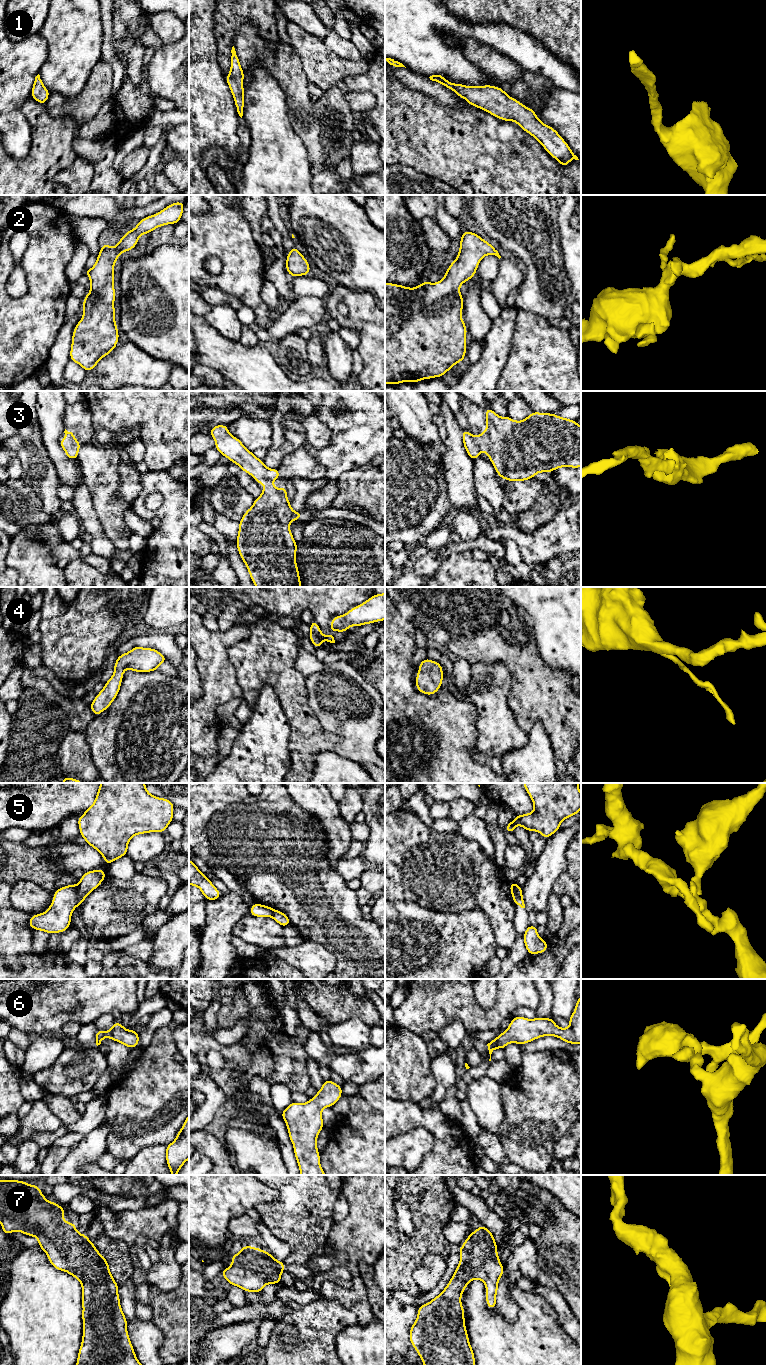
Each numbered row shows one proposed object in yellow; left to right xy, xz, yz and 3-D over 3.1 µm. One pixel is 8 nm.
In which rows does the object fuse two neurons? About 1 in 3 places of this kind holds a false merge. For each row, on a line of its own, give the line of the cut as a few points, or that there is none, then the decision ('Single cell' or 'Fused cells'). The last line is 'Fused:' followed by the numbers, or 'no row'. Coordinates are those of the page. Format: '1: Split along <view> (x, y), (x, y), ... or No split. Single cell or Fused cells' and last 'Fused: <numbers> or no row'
1: No split. Single cell
2: No split. Single cell
3: No split. Single cell
4: No split. Single cell
5: Split along xy (76, 885), (78, 905). Fused cells
6: No split. Single cell
7: No split. Single cell
Fused: 5

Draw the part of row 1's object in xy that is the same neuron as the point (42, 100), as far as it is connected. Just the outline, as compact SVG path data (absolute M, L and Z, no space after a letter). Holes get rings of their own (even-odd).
M40 75L35 77L34 84L32 87L31 97L41 104L46 104L46 101L50 95L50 92L44 86Z

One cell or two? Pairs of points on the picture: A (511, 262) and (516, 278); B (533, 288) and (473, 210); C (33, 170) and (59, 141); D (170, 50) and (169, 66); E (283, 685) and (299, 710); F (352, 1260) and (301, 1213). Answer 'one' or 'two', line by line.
A: one
B: one
C: one
D: one
E: one
F: two

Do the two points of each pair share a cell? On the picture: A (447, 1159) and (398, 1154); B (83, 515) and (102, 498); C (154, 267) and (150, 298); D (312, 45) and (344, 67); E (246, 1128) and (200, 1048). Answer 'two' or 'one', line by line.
A: two
B: two
C: one
D: one
E: two

